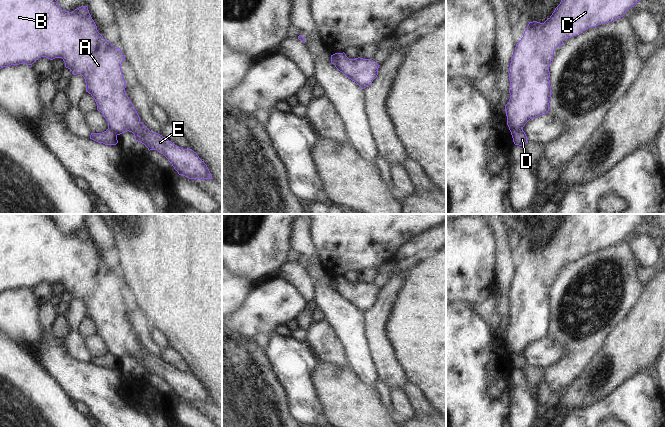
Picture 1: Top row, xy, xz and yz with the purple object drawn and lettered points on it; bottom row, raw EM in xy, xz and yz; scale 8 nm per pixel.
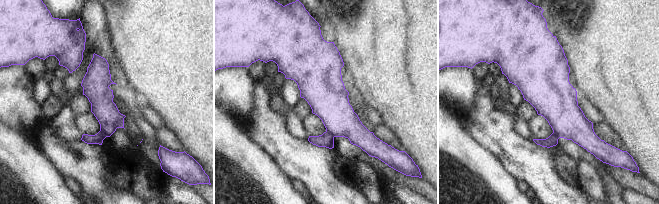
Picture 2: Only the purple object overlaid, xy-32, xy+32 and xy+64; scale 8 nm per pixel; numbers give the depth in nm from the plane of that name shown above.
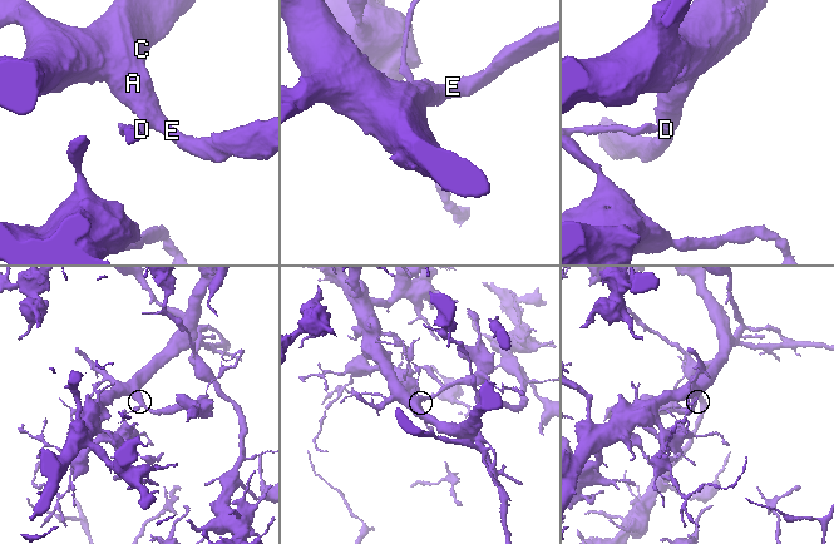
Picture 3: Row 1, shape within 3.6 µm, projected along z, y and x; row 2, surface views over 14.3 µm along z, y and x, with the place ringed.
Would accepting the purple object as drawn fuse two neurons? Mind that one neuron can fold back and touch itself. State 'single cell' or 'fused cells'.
fused cells

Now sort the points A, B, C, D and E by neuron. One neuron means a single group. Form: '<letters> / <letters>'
A B C E / D

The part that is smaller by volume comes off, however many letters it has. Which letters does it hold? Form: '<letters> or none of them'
D

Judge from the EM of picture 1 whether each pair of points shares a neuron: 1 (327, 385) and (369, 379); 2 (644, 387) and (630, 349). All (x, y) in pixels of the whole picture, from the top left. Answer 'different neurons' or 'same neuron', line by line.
1: different neurons
2: different neurons

